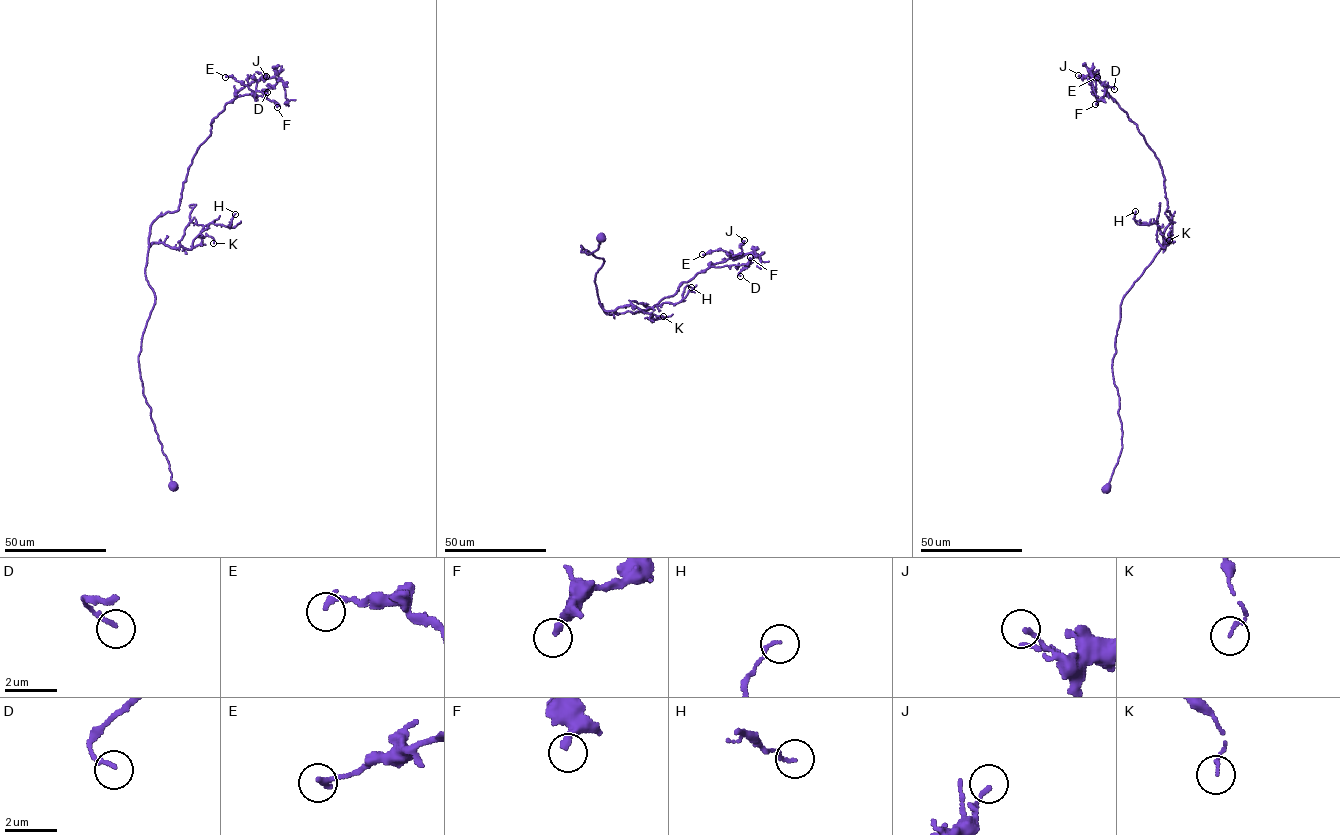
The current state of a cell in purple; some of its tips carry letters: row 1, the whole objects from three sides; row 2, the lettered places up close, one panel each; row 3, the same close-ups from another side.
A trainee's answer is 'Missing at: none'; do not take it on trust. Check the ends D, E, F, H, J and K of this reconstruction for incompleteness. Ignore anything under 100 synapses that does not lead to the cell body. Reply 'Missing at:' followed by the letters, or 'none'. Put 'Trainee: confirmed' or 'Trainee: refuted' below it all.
Missing at: none
Trainee: confirmed

